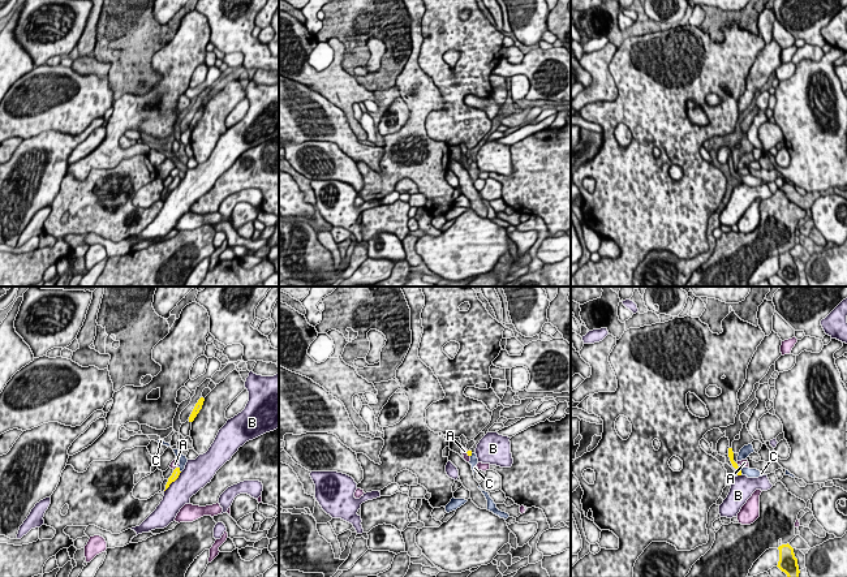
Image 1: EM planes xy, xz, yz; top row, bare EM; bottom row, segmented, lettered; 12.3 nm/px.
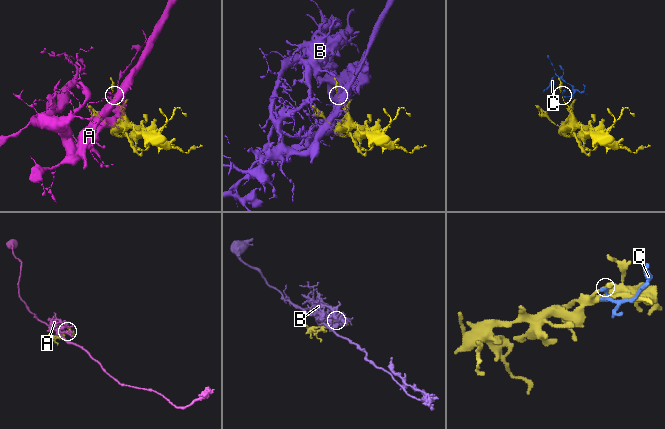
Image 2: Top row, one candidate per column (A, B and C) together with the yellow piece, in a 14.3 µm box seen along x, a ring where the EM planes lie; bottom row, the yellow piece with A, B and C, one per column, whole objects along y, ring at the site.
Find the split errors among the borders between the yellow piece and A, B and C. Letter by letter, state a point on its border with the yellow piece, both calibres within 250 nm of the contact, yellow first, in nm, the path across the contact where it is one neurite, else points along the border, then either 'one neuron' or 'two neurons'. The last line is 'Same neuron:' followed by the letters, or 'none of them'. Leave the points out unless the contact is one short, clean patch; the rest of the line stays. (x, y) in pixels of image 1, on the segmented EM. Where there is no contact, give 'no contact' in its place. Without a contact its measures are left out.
A: contact xz (467, 452); calibres 60 and 70 nm; two neurons
B: contact xy (172, 481); calibres 90 and 320 nm; border xy (181, 472), (164, 491); two neurons
C: contact yz (739, 469); calibres 60 and 130 nm; border yz (736, 465), (742, 473); two neurons
Same neuron: none of them

